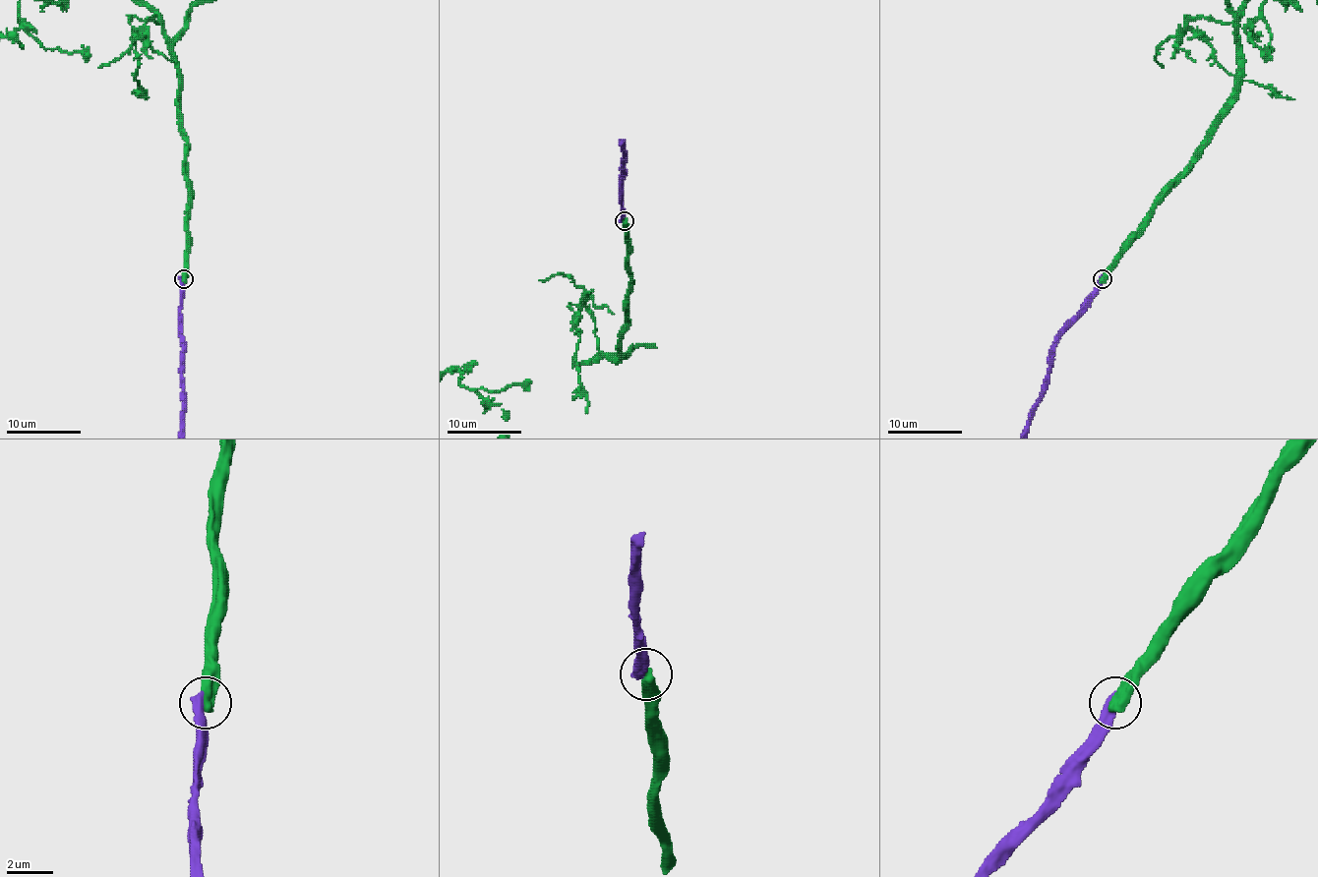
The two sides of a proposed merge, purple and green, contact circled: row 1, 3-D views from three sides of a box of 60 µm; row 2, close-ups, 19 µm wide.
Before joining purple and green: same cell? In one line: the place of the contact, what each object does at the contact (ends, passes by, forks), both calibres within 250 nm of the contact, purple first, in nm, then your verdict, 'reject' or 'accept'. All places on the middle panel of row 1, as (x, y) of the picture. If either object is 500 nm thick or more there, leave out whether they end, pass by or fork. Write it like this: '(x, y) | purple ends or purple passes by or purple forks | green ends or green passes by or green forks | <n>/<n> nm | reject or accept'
(625, 220) | 500/600 nm | reject

